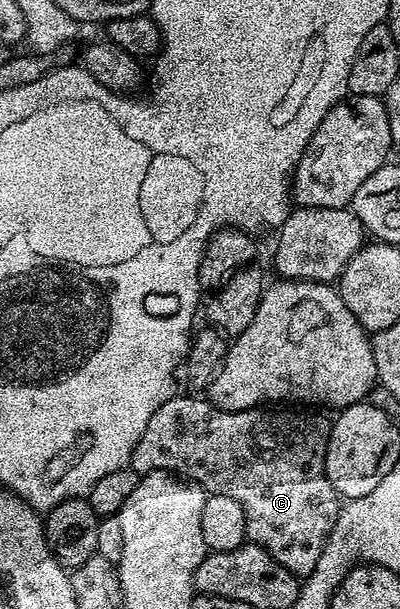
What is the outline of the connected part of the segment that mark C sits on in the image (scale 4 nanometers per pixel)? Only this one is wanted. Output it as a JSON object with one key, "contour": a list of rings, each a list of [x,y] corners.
{"contour":[[[174,396],[170,400],[166,400],[166,404],[162,404],[162,408],[158,408],[158,412],[154,412],[154,416],[150,416],[150,424],[146,424],[146,432],[142,432],[142,440],[138,440],[138,444],[132,453],[132,461],[130,463],[132,471],[138,476],[143,476],[155,470],[165,470],[168,474],[174,474],[187,481],[196,483],[197,486],[203,488],[208,494],[221,494],[222,496],[230,496],[234,500],[238,500],[238,504],[242,504],[242,508],[246,512],[247,541],[251,545],[260,546],[266,552],[270,552],[270,556],[274,556],[274,560],[278,560],[278,564],[282,564],[282,568],[286,568],[292,574],[295,574],[297,578],[301,580],[307,578],[310,572],[314,572],[314,564],[318,564],[318,556],[322,556],[322,548],[326,548],[326,540],[338,520],[342,505],[340,495],[337,494],[326,476],[326,452],[328,451],[328,432],[330,429],[329,419],[324,419],[320,415],[323,413],[320,412],[303,414],[300,411],[303,409],[300,408],[219,410],[217,406],[212,405],[207,397],[180,397]]]}

